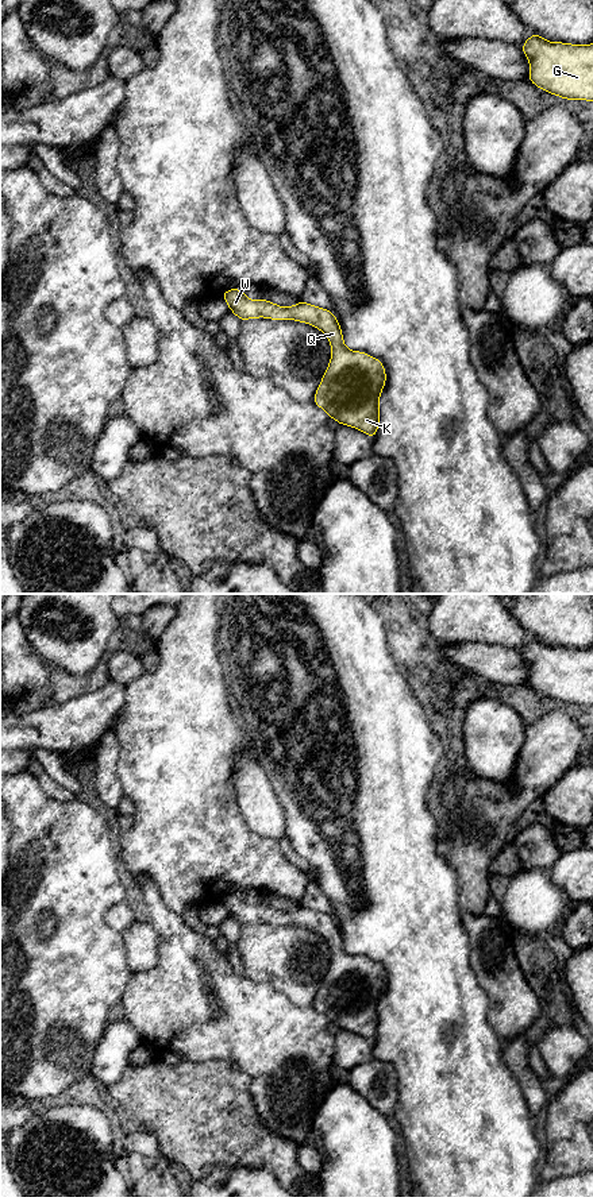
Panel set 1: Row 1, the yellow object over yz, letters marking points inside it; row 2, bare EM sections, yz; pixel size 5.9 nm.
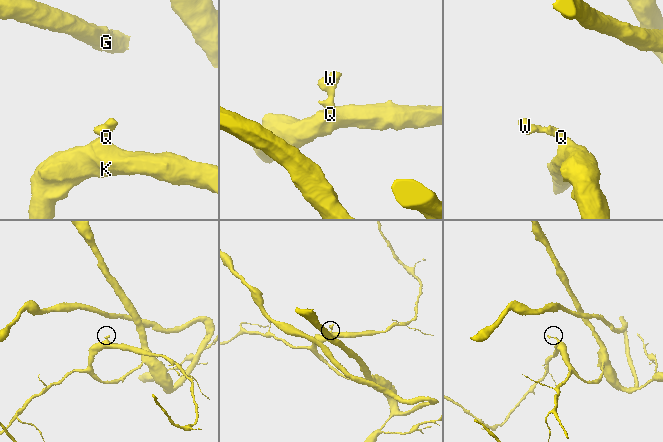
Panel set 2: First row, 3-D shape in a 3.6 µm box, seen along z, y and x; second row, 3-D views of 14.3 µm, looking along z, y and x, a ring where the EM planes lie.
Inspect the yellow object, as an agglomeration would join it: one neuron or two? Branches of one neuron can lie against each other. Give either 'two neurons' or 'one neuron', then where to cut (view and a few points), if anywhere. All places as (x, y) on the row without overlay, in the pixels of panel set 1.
one neuron; cut none

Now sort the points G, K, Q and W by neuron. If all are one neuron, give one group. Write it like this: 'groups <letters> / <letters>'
groups G K Q W

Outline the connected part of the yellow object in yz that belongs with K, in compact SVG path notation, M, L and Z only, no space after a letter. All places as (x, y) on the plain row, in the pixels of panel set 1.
M228 893L220 899L240 926L250 923L270 923L276 926L293 924L309 928L321 935L331 949L331 966L328 968L320 989L315 996L312 1007L327 1016L328 1022L339 1030L353 1031L369 1042L374 1043L380 1031L380 1000L386 991L386 974L384 968L363 955L351 955L344 950L343 937L336 920L324 912L299 906L293 911L281 912L280 910L261 904L249 904L243 893Z

